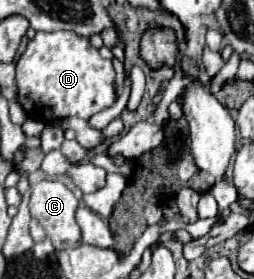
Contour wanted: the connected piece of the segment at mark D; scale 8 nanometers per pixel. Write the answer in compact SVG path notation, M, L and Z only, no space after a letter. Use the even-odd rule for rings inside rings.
M66 30L38 32L34 40L28 42L26 52L18 60L16 80L16 100L22 104L30 118L42 122L68 116L88 120L92 114L116 102L112 62L104 60L86 38Z

